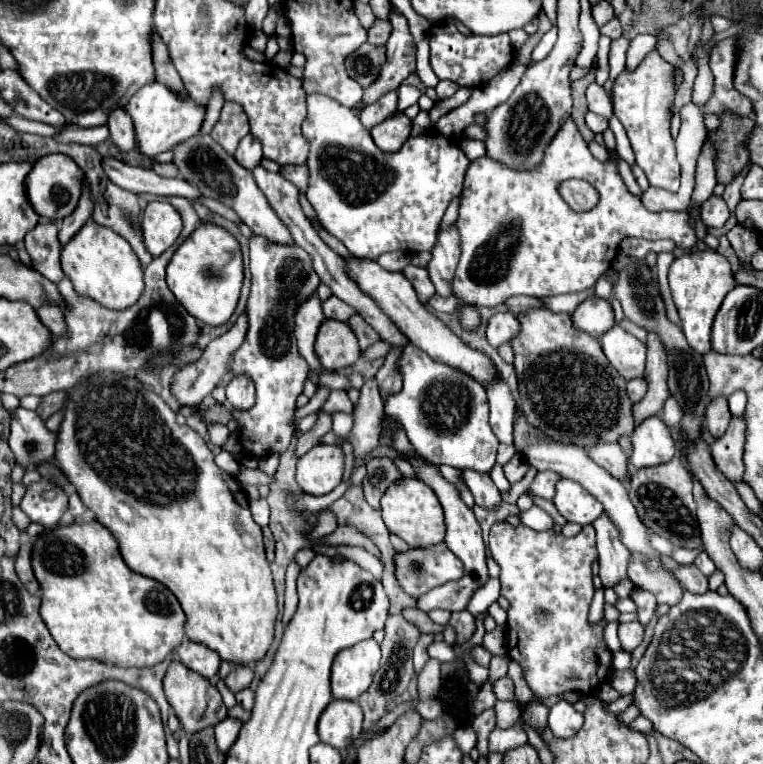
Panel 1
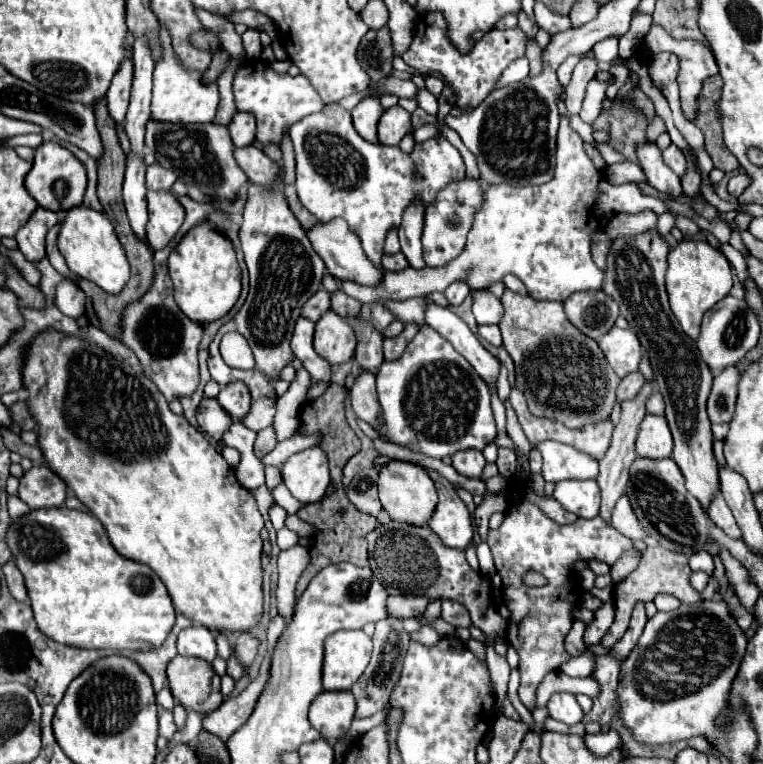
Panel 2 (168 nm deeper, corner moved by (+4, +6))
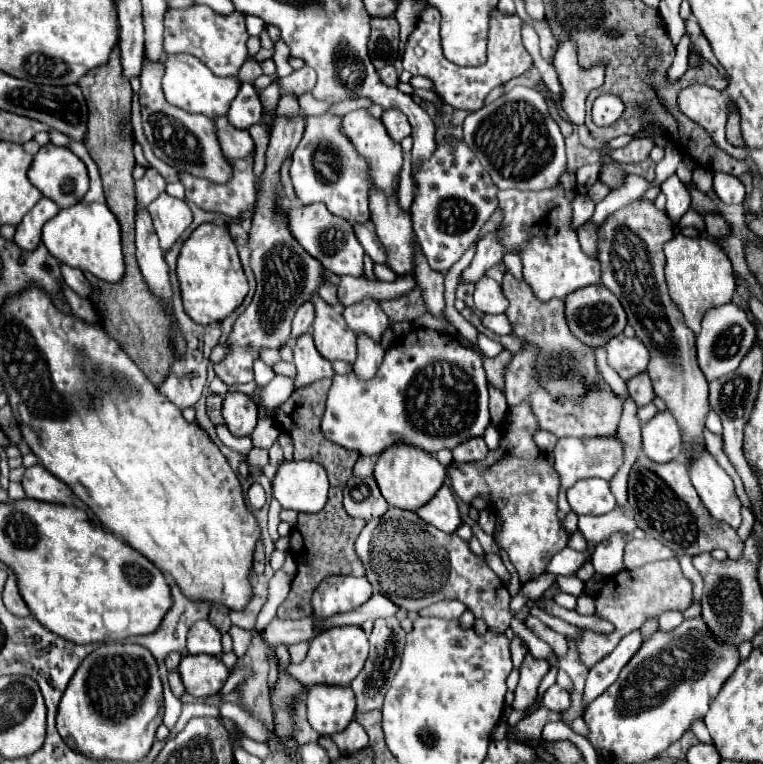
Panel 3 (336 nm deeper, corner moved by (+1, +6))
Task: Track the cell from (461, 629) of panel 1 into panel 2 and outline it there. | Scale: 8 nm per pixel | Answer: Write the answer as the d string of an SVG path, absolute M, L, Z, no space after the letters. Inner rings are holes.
M442 600L442 618L448 624L452 624L454 628L470 628L472 626L470 612L454 600Z

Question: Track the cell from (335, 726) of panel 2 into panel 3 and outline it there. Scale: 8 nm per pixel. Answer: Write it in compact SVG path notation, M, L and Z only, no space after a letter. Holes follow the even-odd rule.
M315 684L307 692L307 718L321 736L343 732L355 716L353 690L349 686Z

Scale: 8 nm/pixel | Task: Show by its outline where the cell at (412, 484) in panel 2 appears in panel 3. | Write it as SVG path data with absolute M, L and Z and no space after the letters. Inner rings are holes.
M399 442L399 444L385 448L379 454L373 476L379 484L383 498L391 506L405 508L405 510L417 510L421 504L427 504L427 500L431 500L431 496L443 486L445 468L441 466L441 462L433 454L429 454L421 448L415 448L407 442Z

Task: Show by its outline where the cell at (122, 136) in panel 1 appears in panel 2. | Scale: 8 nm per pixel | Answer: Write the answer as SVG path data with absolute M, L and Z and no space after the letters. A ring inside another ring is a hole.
M126 60L126 64L118 70L118 76L114 76L106 94L106 106L114 122L122 122L126 116L130 98L130 80L132 80L132 62Z

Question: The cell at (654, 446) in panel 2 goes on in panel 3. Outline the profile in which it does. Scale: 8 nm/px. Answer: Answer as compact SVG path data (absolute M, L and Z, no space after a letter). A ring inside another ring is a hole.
M659 412L643 426L643 452L653 462L671 462L681 450L681 430L671 412Z

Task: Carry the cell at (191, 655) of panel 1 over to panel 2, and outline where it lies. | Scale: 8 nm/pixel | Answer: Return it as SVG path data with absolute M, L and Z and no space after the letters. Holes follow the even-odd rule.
M188 626L178 634L178 654L182 656L194 656L202 658L206 662L212 662L216 658L216 642L214 632L210 632L204 626Z

